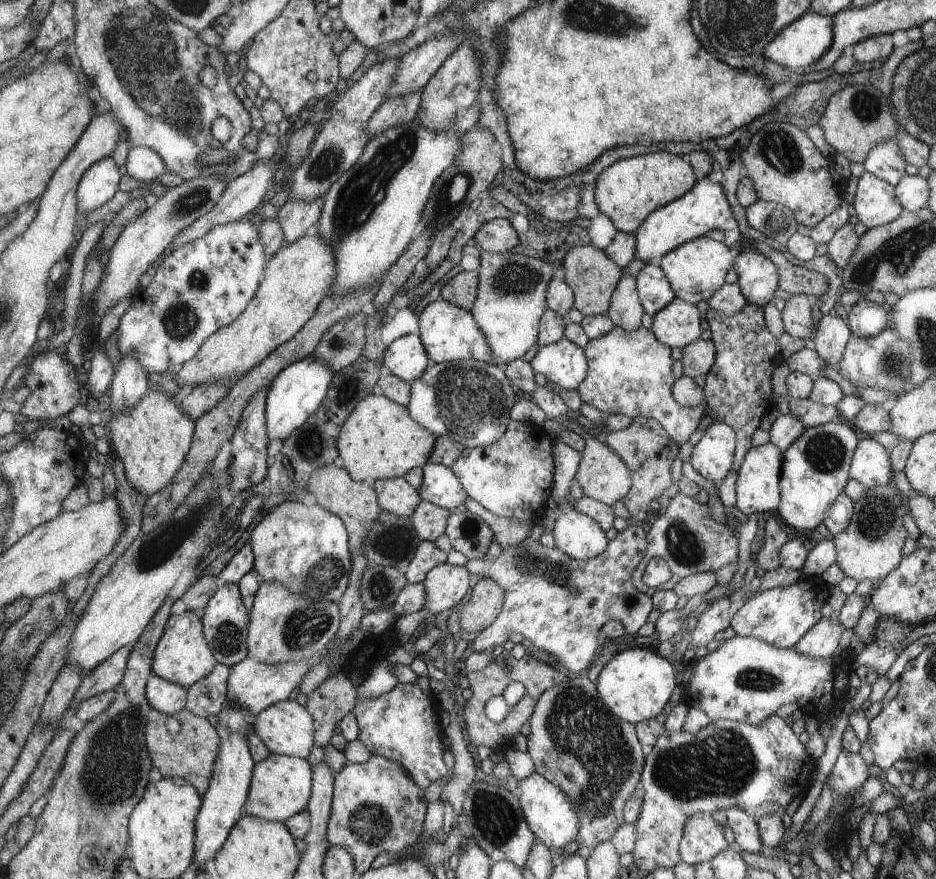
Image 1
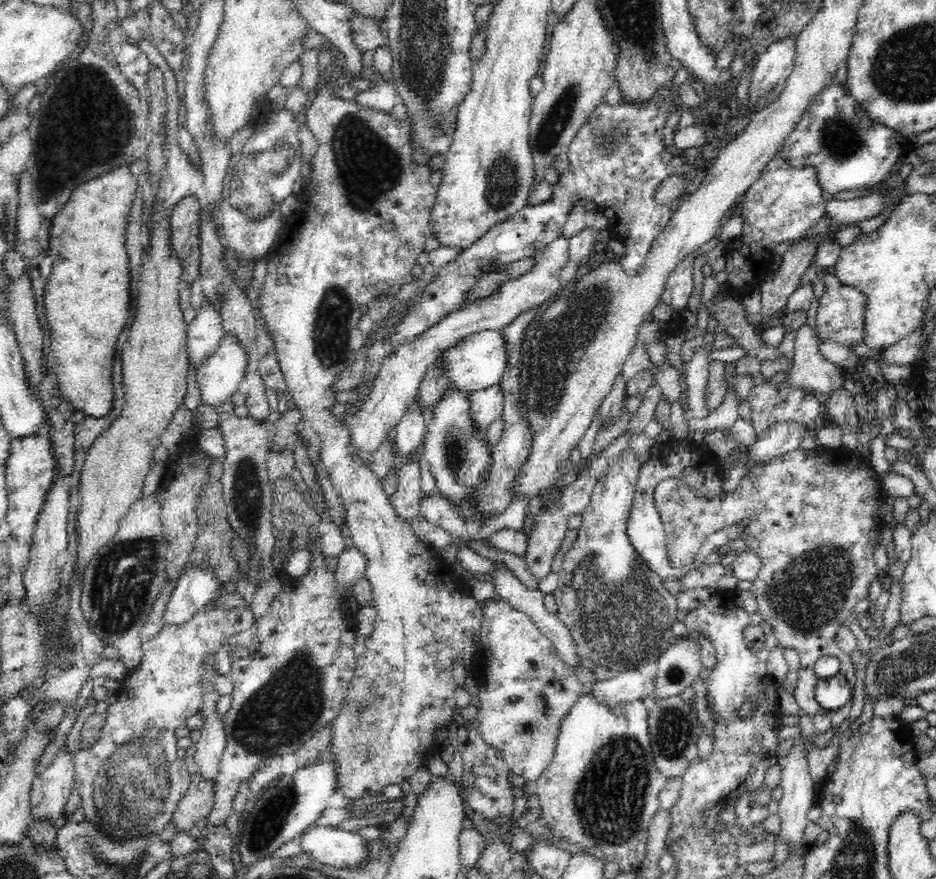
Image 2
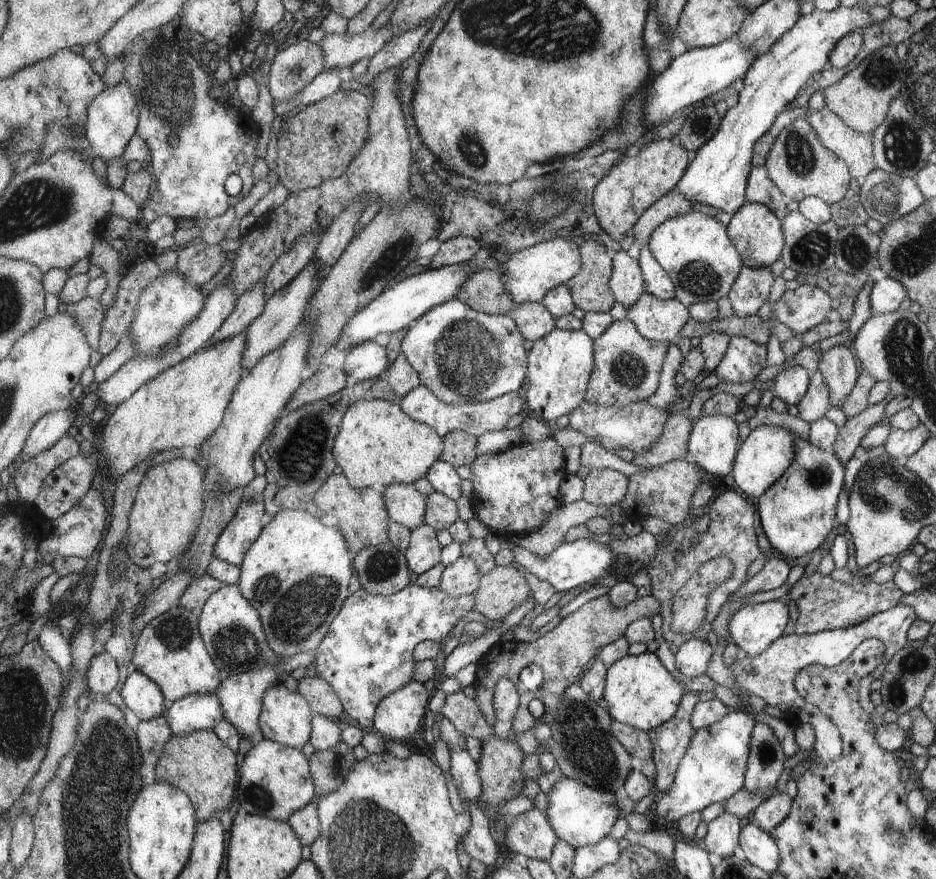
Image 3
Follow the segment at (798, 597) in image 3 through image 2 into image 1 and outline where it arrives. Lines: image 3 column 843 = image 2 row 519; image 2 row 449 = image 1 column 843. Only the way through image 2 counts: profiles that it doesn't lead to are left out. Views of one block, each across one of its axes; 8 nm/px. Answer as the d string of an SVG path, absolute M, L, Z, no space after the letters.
M824 617L819 620L794 648L802 652L804 656L812 656L812 658L828 658L834 656L834 651L839 644L844 626L839 620Z

